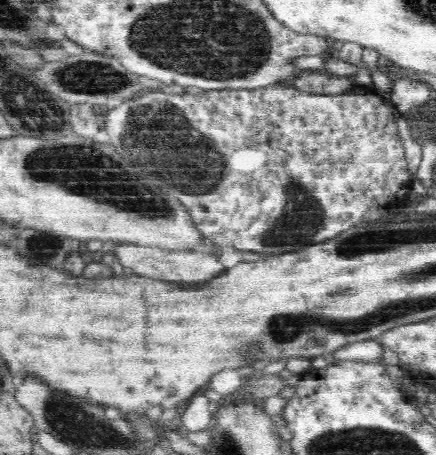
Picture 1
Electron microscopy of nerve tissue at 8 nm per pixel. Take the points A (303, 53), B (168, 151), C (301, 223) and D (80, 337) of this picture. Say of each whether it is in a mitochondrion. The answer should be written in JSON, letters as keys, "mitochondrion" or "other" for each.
{"A":"other","B":"mitochondrion","C":"mitochondrion","D":"other"}

